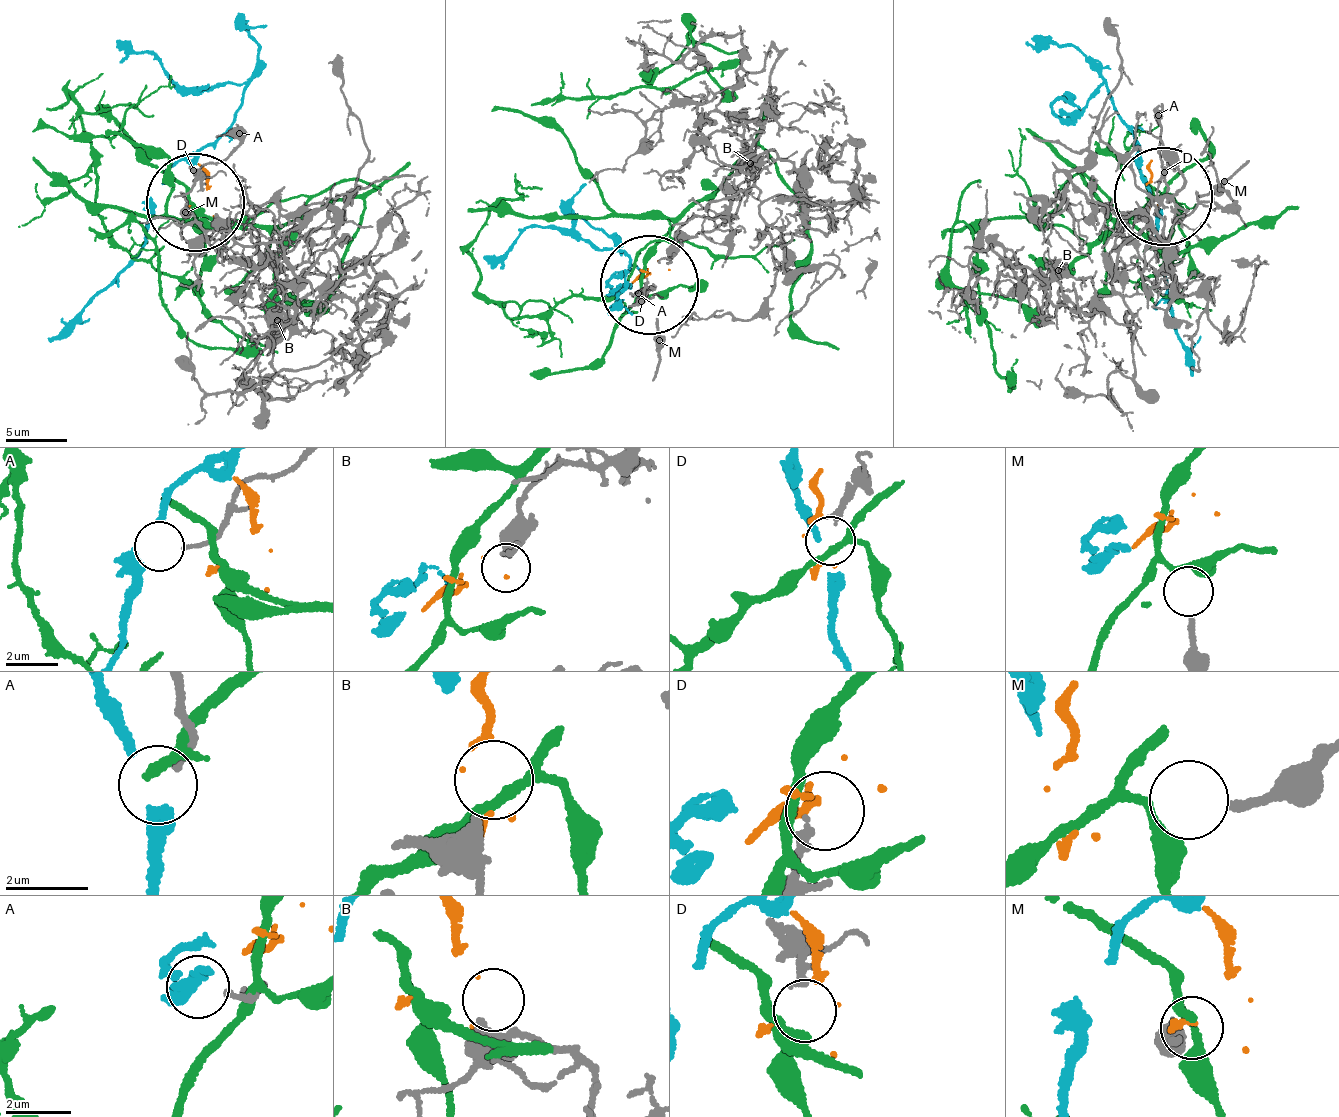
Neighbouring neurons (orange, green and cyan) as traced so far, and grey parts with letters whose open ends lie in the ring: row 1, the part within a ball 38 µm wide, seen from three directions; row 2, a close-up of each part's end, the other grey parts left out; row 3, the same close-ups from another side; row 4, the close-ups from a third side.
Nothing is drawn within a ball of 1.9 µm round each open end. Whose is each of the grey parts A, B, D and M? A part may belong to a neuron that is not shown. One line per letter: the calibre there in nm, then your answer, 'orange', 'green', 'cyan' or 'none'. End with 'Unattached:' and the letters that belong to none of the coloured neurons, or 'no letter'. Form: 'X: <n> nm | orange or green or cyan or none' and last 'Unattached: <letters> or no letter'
A: 140 nm | cyan
B: 400 nm | orange
D: 240 nm | none
M: 200 nm | green
Unattached: D

